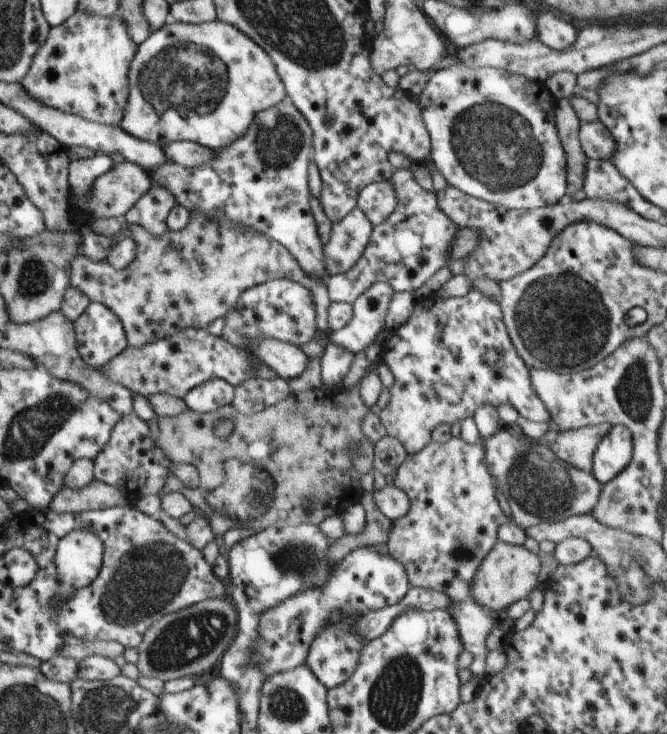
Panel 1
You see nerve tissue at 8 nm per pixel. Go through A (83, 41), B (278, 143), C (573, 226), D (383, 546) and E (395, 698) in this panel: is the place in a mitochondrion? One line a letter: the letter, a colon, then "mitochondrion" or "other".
A: other
B: mitochondrion
C: other
D: other
E: mitochondrion

